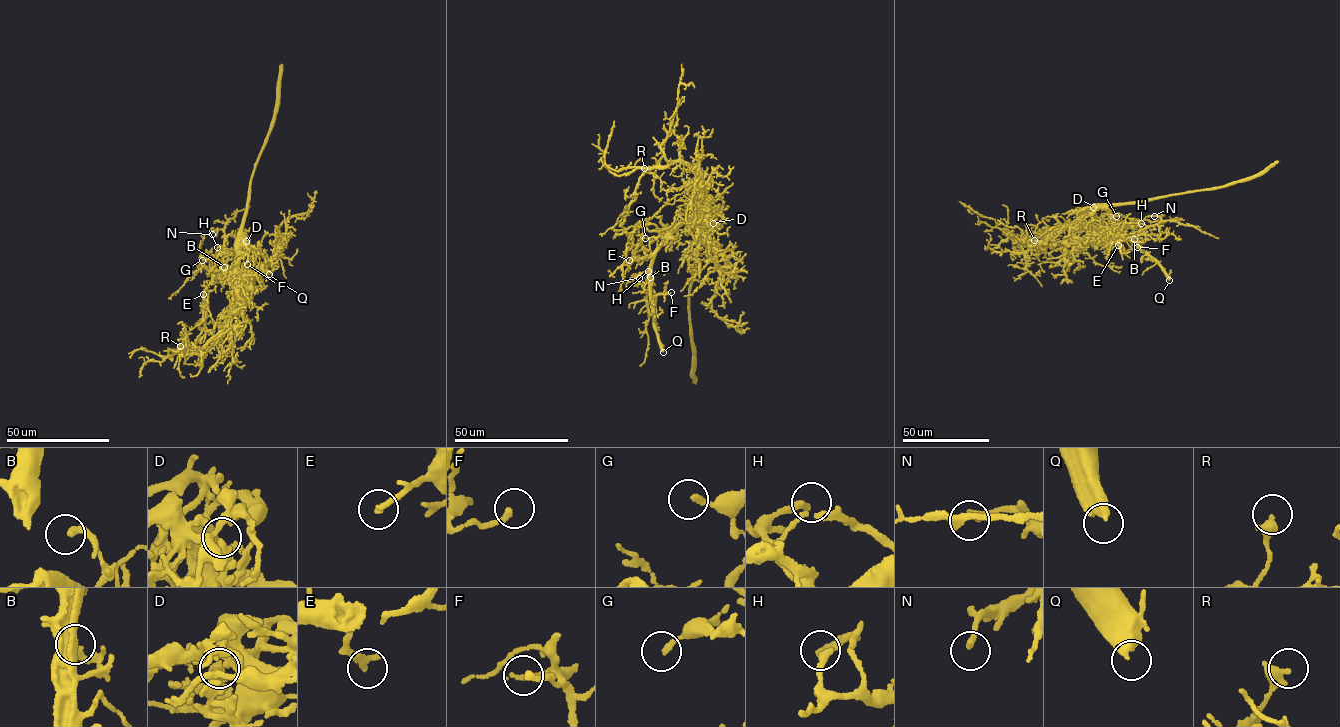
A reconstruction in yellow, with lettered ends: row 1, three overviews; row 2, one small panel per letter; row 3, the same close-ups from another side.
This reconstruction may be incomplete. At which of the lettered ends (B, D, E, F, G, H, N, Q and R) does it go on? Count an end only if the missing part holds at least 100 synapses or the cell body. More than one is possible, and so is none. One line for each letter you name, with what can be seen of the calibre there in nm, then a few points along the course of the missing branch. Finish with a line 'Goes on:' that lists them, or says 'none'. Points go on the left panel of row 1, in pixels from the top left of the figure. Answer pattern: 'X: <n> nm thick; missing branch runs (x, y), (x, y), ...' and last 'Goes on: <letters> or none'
Q: 440 nm thick; missing branch runs (269, 274), (317, 294), (336, 264)
Goes on: Q

